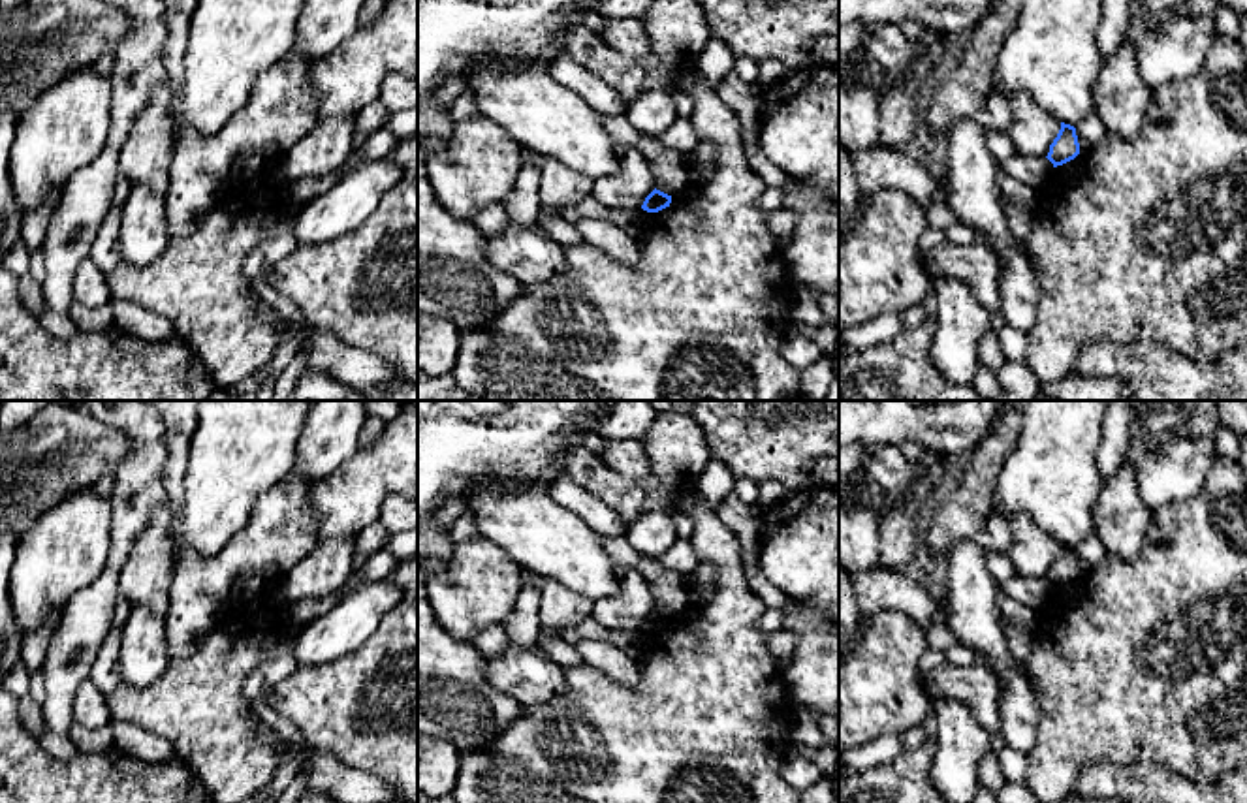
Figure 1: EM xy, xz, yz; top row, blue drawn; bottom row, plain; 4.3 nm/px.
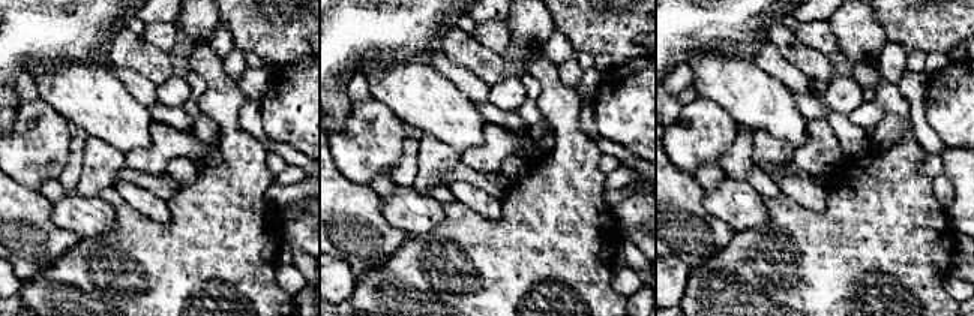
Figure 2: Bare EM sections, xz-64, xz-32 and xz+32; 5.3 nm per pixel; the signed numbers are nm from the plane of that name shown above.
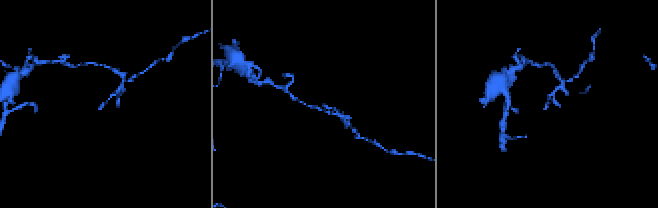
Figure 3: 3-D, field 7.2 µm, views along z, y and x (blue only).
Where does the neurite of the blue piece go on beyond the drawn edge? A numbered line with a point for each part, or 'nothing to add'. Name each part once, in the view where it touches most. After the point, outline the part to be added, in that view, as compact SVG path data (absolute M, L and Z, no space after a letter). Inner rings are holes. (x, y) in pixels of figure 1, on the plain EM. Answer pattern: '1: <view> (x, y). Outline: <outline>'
nothing to add

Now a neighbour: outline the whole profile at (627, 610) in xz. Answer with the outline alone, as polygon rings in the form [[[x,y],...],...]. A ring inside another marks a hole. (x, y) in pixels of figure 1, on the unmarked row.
[[[619,564],[615,577],[619,590],[594,602],[591,617],[609,630],[641,630],[645,619],[655,611],[651,587],[632,566]]]

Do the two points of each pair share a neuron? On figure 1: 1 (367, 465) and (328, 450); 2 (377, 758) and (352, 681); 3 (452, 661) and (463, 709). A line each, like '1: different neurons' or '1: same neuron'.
1: different neurons
2: same neuron
3: same neuron

